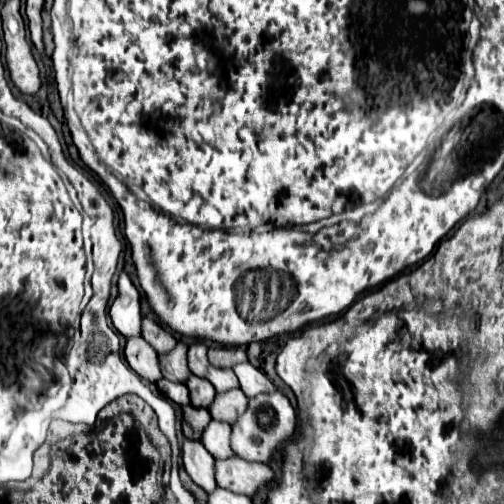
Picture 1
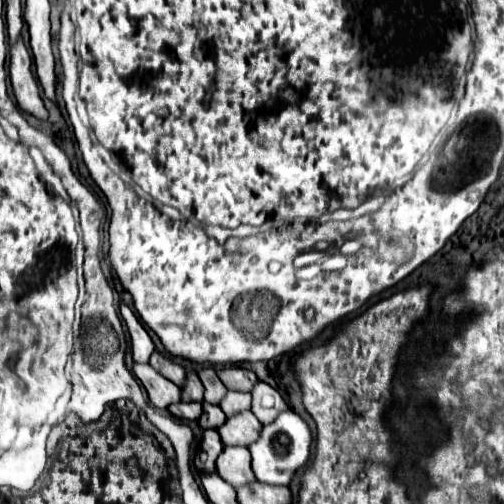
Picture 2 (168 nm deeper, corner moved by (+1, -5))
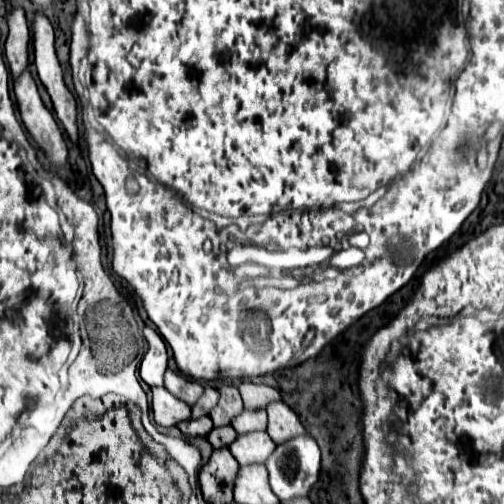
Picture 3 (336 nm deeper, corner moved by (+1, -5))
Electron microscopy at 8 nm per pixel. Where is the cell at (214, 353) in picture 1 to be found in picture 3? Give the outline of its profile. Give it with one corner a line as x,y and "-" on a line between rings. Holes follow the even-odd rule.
239,380
237,388
239,388
243,404
247,408
265,408
267,402
281,398
279,392
267,384
255,384
249,380

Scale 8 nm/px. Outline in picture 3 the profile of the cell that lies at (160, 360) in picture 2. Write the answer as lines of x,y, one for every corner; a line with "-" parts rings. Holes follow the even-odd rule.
167,368
165,372
165,388
175,394
177,398
183,398
183,402
187,402
189,406
193,402
197,402
197,398
201,396
201,384
187,378
187,376
181,376
179,372
173,372
171,368

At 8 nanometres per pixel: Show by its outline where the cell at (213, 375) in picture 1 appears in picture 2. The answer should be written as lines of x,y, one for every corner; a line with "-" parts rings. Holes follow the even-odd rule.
229,390
229,392
227,392
227,396
225,396
225,398
223,398
223,402
221,402
221,410
231,418
233,414
239,414
239,412
251,410
249,402
251,402
251,394

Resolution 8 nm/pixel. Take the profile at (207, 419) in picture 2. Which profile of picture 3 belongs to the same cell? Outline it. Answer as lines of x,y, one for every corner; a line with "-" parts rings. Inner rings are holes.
221,426
221,428
213,428
207,434
207,440
211,442
213,448
221,448
221,446
229,446
229,442
233,442
235,436
237,432
231,426

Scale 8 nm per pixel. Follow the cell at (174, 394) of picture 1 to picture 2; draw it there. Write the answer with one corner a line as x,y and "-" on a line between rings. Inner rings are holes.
179,402
179,404
173,404
169,406
169,412
177,418
183,418
183,420
197,420
201,416
201,404
187,404
187,402

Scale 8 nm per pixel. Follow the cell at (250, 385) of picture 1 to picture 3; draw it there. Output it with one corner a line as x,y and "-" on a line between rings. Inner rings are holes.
281,400
269,402
265,410
267,410
267,416
269,416
267,432
269,432
269,436
273,438
275,444
281,444
281,442
293,438
293,434
305,432
297,414
285,402
281,402

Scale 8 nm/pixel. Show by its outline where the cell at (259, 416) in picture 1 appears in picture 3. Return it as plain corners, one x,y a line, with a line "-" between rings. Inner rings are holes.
299,434
293,436
291,440
279,444
273,454
267,458
265,468
269,472
269,486
273,494
279,500
289,500
297,496
307,496
309,488
317,482
319,478
319,468
321,468
321,458
319,458
319,446
309,434

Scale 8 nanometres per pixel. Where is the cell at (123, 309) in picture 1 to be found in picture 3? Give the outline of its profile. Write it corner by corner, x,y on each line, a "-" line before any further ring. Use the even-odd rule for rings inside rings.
143,328
143,336
149,344
149,350
141,362
141,378
149,386
163,386
163,374
167,370
165,342
153,328

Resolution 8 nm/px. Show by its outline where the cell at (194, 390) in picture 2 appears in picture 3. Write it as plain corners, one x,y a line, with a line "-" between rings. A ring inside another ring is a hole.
203,386
201,398
193,404
193,418
199,418
201,414
209,414
209,410
217,404
217,390
213,386

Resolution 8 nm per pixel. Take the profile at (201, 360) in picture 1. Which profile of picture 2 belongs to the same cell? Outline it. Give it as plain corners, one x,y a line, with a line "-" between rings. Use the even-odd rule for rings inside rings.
203,368
199,372
199,378
205,386
205,402
217,406
221,402
221,398
225,398
225,390
227,390
225,384
219,380
215,370
211,370
211,368

